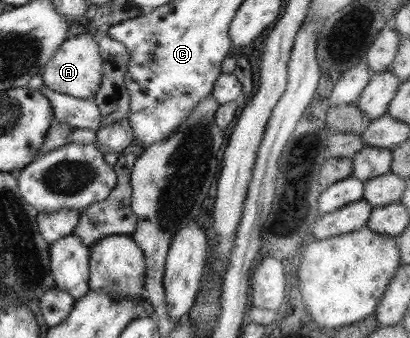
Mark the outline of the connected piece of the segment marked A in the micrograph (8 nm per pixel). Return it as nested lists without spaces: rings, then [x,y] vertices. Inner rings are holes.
[[[87,33],[68,35],[49,58],[49,62],[43,66],[40,76],[42,86],[49,87],[55,92],[80,99],[93,99],[102,76],[101,56],[94,36]]]

